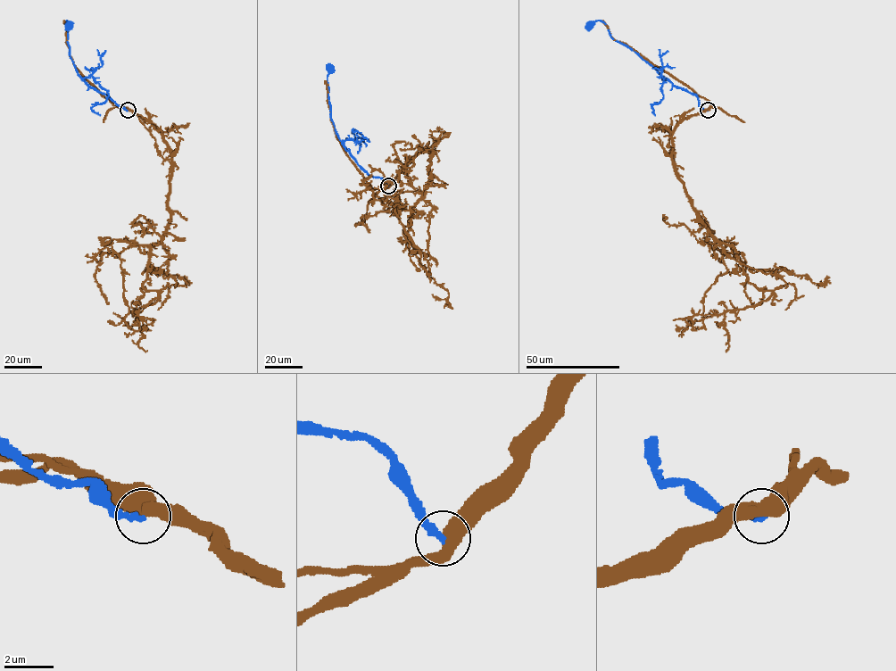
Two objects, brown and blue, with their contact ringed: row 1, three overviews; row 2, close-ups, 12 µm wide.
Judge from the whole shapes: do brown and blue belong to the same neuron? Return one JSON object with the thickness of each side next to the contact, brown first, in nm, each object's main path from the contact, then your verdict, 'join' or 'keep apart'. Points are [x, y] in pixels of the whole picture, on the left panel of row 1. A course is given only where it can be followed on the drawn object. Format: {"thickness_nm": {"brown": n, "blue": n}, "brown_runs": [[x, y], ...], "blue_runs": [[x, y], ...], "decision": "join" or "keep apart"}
{"thickness_nm": {"brown": 550, "blue": 280}, "brown_runs": [[128, 110], [158, 129], [170, 162], [170, 221], [142, 284], [158, 296], [134, 314], [153, 321], [128, 335]], "blue_runs": [[128, 110], [89, 86], [78, 75], [70, 54], [66, 20], [70, 24]], "decision": "keep apart"}

